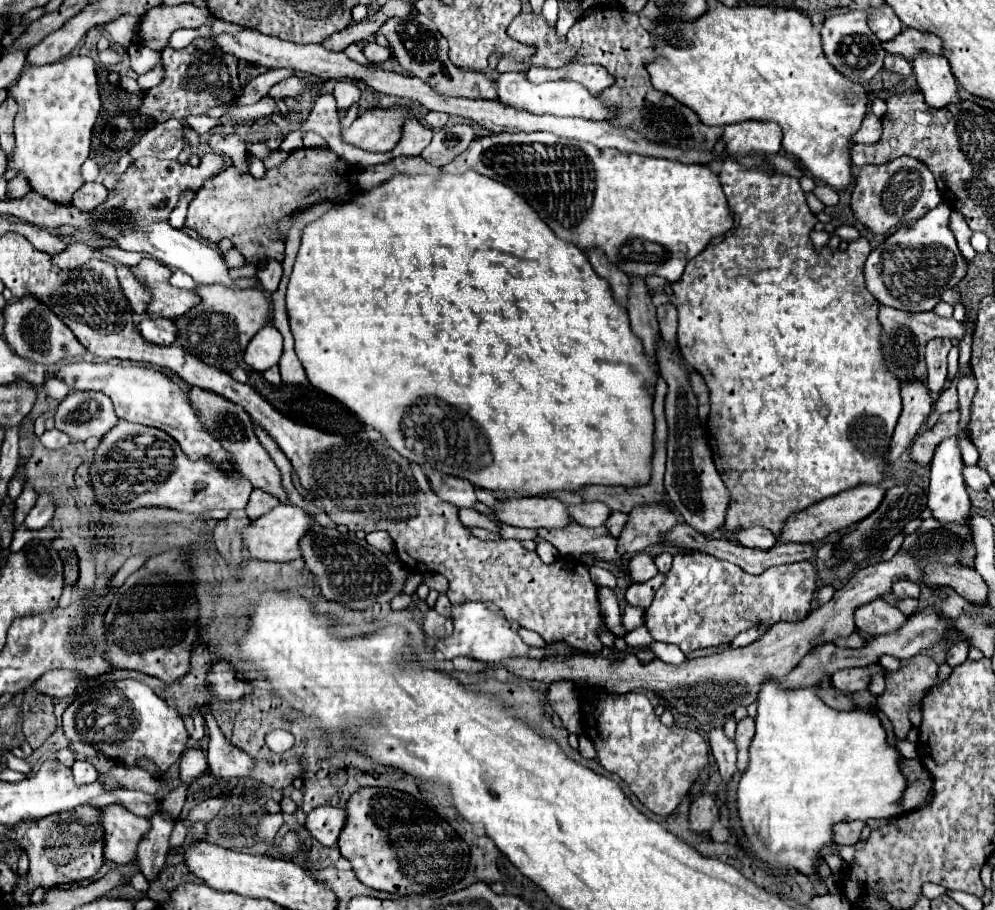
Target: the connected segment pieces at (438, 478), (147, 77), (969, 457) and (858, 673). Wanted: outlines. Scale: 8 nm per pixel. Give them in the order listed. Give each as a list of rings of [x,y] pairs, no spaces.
[[[426,471],[432,489],[456,507],[474,507],[476,505],[476,489],[470,481],[442,475],[438,471]]]
[[[162,61],[152,69],[152,71],[140,75],[136,81],[138,81],[138,85],[140,85],[140,89],[142,91],[146,91],[146,89],[150,89],[150,87],[154,87],[154,85],[158,85],[160,81],[162,81],[162,77],[164,77],[164,67],[162,65]]]
[[[960,437],[960,447],[962,447],[962,461],[964,461],[966,465],[978,465],[978,451],[976,451],[976,447],[972,445],[972,441]]]
[[[864,667],[858,669],[840,669],[836,673],[832,673],[832,685],[842,691],[842,693],[856,693],[868,687],[870,681],[870,673]]]

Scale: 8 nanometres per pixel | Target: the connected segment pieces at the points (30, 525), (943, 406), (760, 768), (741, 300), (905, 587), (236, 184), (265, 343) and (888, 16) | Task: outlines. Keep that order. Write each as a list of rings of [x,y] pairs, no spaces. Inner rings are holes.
[[[46,495],[38,497],[36,505],[32,507],[32,511],[24,519],[26,529],[36,531],[36,529],[46,527],[50,523],[50,519],[52,519],[52,513],[54,513],[54,503],[50,501],[50,497],[46,497]]]
[[[958,371],[958,373],[956,373],[956,377],[952,379],[950,387],[948,387],[946,391],[942,391],[942,395],[940,395],[938,403],[935,403],[934,411],[927,419],[927,430],[931,429],[936,424],[936,421],[938,421],[942,413],[946,413],[946,411],[950,411],[950,409],[958,409],[956,385],[958,385],[958,381],[960,381],[962,377],[964,377],[964,373],[962,373],[962,371]]]
[[[766,679],[758,691],[758,713],[756,713],[756,735],[750,743],[748,767],[740,773],[738,781],[738,817],[742,823],[744,837],[756,859],[798,871],[808,877],[820,879],[830,893],[842,893],[838,875],[830,873],[822,877],[818,865],[824,863],[822,849],[834,847],[832,827],[838,821],[868,821],[900,815],[900,797],[906,789],[906,779],[898,767],[898,753],[886,743],[886,733],[880,719],[862,711],[836,711],[828,707],[814,689],[788,689],[778,679]]]
[[[724,159],[722,169],[718,173],[720,185],[724,189],[724,195],[728,199],[730,211],[738,215],[738,227],[732,231],[728,239],[724,239],[720,245],[710,245],[706,247],[698,257],[690,259],[686,265],[686,271],[678,283],[672,285],[674,299],[672,303],[678,309],[678,345],[688,361],[700,375],[704,377],[708,389],[710,389],[710,417],[708,417],[708,439],[710,447],[714,453],[714,463],[718,473],[722,475],[722,481],[730,489],[732,501],[728,507],[726,515],[726,531],[736,533],[738,529],[746,527],[766,527],[770,529],[776,537],[782,533],[786,521],[798,513],[808,509],[810,505],[834,497],[842,491],[854,489],[858,485],[878,485],[886,479],[892,479],[896,483],[910,483],[912,481],[912,471],[908,469],[898,469],[896,473],[890,471],[888,467],[888,451],[890,451],[890,439],[896,427],[896,421],[902,411],[900,403],[900,381],[890,373],[890,369],[884,363],[884,353],[882,353],[882,331],[880,331],[880,321],[878,321],[878,311],[880,303],[876,297],[866,289],[866,279],[864,279],[864,261],[870,255],[870,243],[860,237],[856,241],[848,243],[846,251],[830,251],[822,249],[820,253],[814,251],[814,245],[810,241],[810,231],[814,229],[814,223],[818,221],[812,211],[806,205],[806,195],[800,189],[800,183],[796,177],[788,177],[782,173],[776,173],[772,167],[762,165],[744,169],[738,161],[734,159]],[[822,407],[828,409],[828,415],[822,415]]]
[[[896,581],[896,585],[892,587],[892,593],[896,599],[918,599],[920,595],[920,587],[918,585],[912,585],[912,581]]]
[[[298,149],[288,157],[286,163],[268,169],[264,179],[254,179],[248,173],[228,167],[226,173],[212,177],[212,181],[208,181],[208,185],[204,185],[204,189],[200,189],[190,201],[184,227],[196,231],[210,243],[220,243],[224,237],[228,237],[248,263],[262,265],[270,257],[282,261],[284,237],[278,233],[278,219],[320,201],[350,201],[350,197],[360,193],[356,183],[358,173],[360,167],[350,165],[340,157],[336,171],[336,153],[330,149]]]
[[[266,325],[248,343],[244,361],[254,371],[266,371],[278,363],[280,355],[282,355],[282,335],[274,325]]]
[[[882,5],[880,9],[870,9],[868,15],[868,25],[872,29],[872,33],[882,41],[892,41],[900,31],[902,31],[902,23],[896,17],[896,13],[892,11],[892,7]]]

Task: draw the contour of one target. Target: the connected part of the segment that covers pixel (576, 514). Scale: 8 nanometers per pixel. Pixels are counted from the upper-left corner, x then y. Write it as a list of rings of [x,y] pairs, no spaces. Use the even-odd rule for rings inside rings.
[[[600,501],[572,505],[572,507],[568,507],[568,511],[570,511],[570,517],[574,517],[574,521],[584,527],[600,527],[610,517],[608,505],[604,505]]]

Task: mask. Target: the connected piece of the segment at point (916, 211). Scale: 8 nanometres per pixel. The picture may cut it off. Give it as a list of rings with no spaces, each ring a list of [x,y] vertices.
[[[898,157],[886,165],[864,165],[852,191],[854,217],[874,235],[886,235],[898,227],[920,219],[928,209],[940,203],[936,179],[926,163],[916,157]]]

